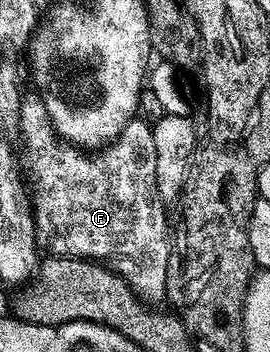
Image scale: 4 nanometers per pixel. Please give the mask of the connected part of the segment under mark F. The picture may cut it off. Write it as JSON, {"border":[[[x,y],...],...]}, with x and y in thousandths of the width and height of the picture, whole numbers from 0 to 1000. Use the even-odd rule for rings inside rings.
{"border":[[[107,267],[81,290],[78,389],[107,420],[107,460],[137,509],[130,622],[141,685],[163,702],[170,693],[200,727],[281,727],[304,739],[363,741],[452,784],[511,841],[559,858],[607,855],[633,636],[611,628],[615,582],[581,560],[563,361],[533,338],[496,335],[430,389],[363,418],[363,432],[311,432],[311,418],[244,395],[215,372],[163,281],[148,270]]]}

